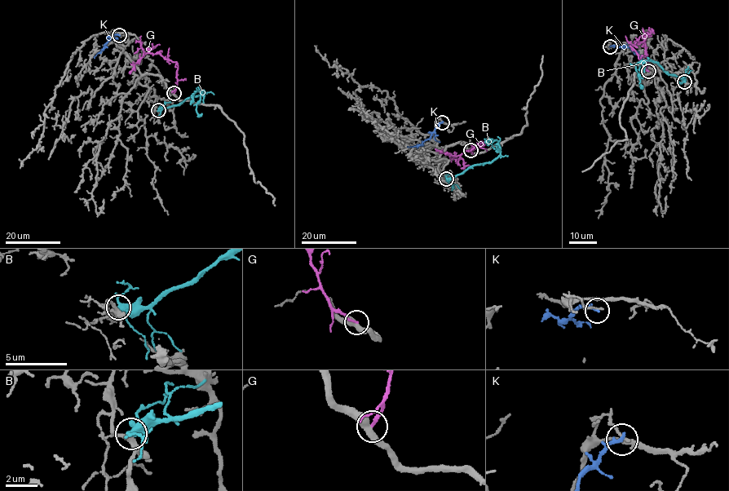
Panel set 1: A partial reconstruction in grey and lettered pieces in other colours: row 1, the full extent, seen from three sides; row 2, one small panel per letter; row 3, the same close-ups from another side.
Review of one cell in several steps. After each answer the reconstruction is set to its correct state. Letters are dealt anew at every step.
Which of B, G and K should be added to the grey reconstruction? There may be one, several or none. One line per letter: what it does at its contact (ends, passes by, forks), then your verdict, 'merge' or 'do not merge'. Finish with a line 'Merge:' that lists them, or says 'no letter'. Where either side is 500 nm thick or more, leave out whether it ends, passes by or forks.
B: it forks | do not merge
G: it ends | do not merge
K: it ends | do not merge
Merge: no letter

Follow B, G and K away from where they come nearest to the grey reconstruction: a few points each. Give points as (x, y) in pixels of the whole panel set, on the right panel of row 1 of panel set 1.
B: (683, 81), (682, 77), (667, 73), (658, 62), (649, 60), (639, 61), (635, 67), (640, 84)
G: (649, 71), (642, 67), (638, 53), (630, 46), (635, 42), (644, 43), (647, 68)
K: (611, 46), (628, 46), (642, 60), (645, 65)

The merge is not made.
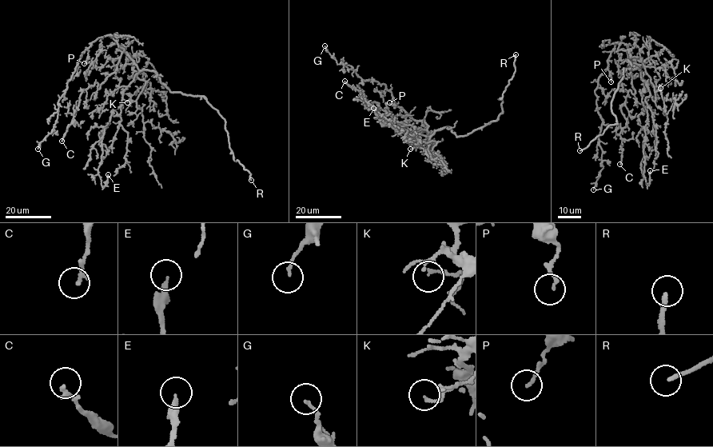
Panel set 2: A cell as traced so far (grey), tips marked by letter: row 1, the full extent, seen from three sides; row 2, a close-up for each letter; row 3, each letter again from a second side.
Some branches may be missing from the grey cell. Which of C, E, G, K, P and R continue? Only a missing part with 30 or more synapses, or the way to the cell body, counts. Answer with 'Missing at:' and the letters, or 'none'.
Missing at: R

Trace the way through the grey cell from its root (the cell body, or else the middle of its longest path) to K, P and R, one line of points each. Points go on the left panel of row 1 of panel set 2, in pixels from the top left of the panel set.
K: (140, 70), (137, 75), (145, 81), (145, 85), (135, 101), (127, 102)
P: (140, 70), (109, 35), (91, 43), (84, 63)
R: (140, 70), (153, 69), (171, 92), (202, 96), (206, 99), (225, 121), (233, 159), (249, 173), (251, 180)

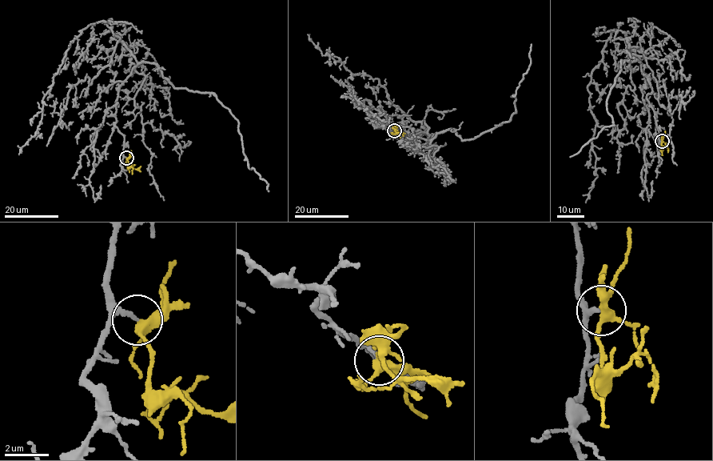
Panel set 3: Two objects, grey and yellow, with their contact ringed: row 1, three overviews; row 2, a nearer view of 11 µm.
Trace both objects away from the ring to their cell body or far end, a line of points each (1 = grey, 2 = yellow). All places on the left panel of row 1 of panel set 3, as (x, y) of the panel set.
1: (126, 158), (117, 92), (133, 67), (153, 62), (175, 87), (211, 93), (229, 110), (268, 191)
2: (126, 158), (129, 166), (136, 169), (141, 166)

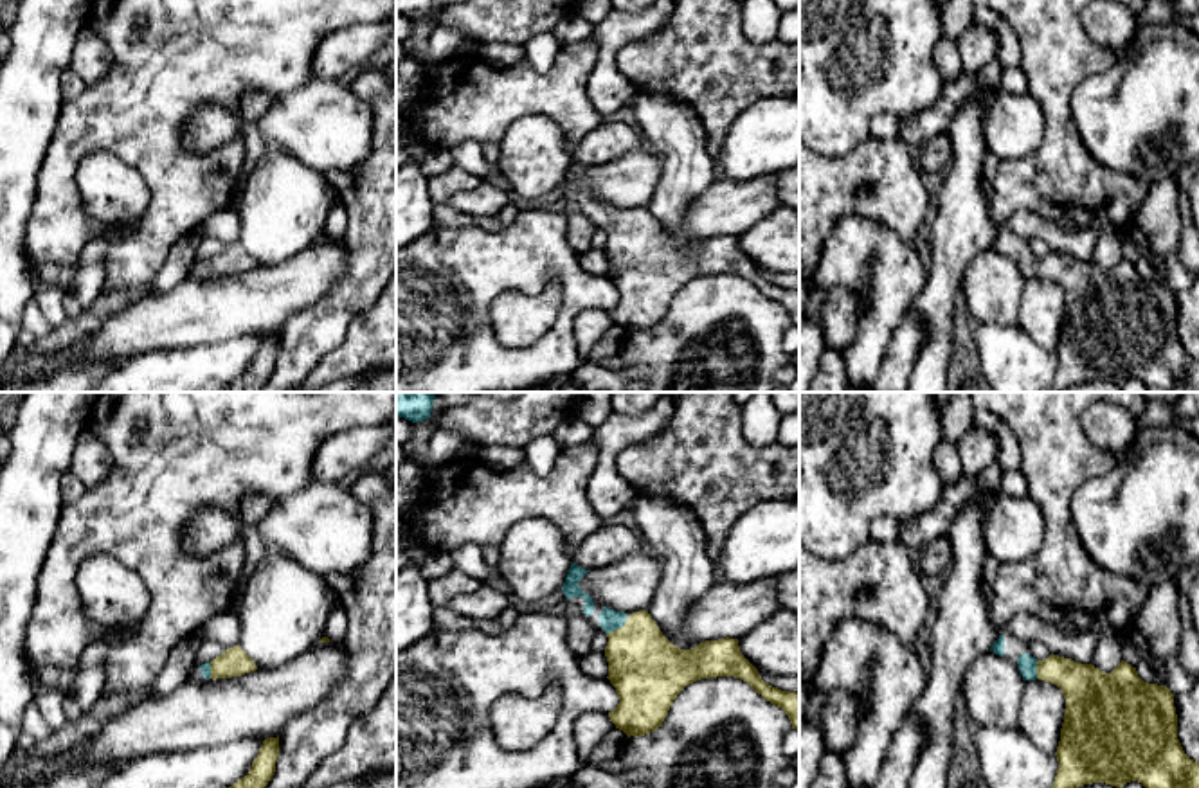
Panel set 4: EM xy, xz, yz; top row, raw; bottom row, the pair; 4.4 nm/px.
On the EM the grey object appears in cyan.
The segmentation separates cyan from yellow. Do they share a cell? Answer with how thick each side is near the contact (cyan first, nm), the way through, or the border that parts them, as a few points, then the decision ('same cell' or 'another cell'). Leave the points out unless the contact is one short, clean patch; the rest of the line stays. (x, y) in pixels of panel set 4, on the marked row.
80 nm thick on the cyan side, 200 nm on the other; runs through yz (1025, 662), (1036, 670), (1059, 670), (1088, 689); same cell

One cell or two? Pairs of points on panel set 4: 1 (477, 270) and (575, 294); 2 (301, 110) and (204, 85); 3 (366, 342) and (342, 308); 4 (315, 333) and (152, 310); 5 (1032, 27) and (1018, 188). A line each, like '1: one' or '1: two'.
1: one
2: two
3: two
4: two
5: one

